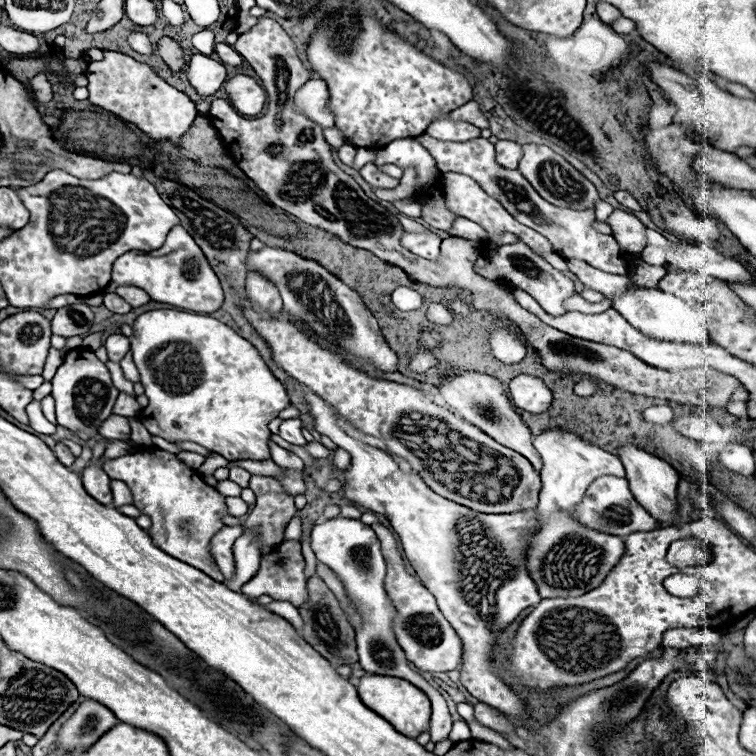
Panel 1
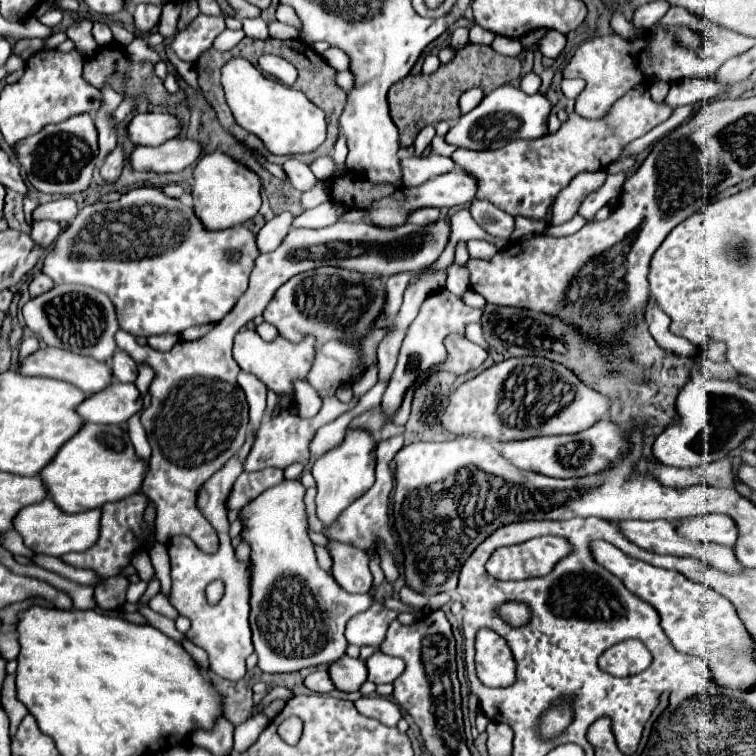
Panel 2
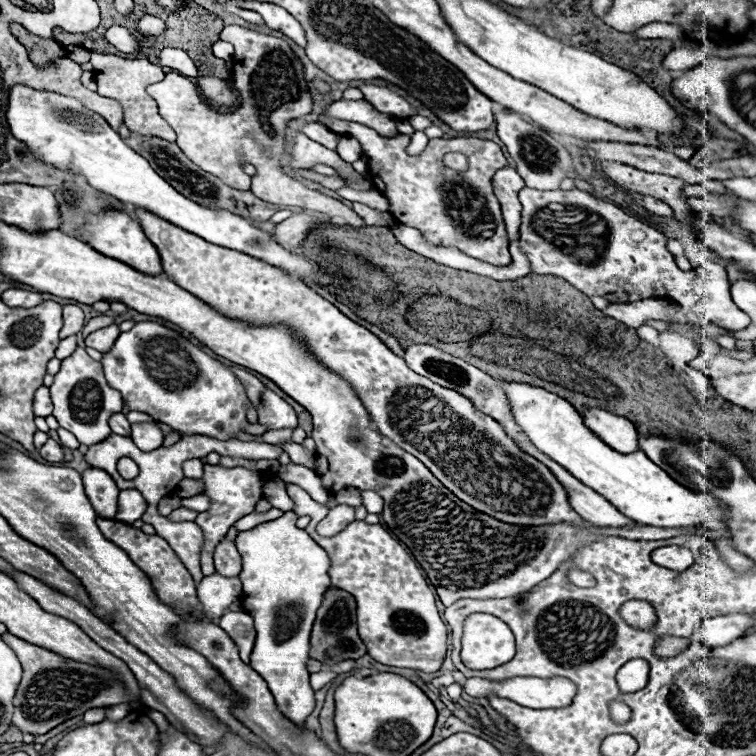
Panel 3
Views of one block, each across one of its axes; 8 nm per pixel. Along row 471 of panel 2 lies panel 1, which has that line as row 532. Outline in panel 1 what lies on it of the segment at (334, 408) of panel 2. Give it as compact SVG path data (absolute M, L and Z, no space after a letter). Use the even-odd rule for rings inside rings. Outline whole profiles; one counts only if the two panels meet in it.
M248 530L248 532L244 532L244 536L240 536L236 540L236 544L234 544L234 558L236 558L236 578L226 582L226 584L228 584L228 588L238 590L258 570L260 538L256 536L256 532Z

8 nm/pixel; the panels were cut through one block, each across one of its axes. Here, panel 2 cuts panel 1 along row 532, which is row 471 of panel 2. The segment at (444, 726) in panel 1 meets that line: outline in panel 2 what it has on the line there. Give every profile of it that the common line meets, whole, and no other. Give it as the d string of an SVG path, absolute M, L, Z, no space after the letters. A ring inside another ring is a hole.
M348 426L344 440L314 462L312 476L318 488L316 504L318 504L318 516L324 524L332 524L348 504L360 498L374 484L374 468L376 468L374 450L376 440L368 430Z

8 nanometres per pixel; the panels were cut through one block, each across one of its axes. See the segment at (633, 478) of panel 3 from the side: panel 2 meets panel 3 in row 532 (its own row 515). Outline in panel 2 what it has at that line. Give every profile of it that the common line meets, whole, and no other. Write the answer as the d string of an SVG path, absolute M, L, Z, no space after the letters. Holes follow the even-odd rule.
M708 514L708 516L694 518L690 522L678 522L676 528L682 536L690 540L724 544L730 548L736 544L736 536L738 536L734 520L724 514Z

